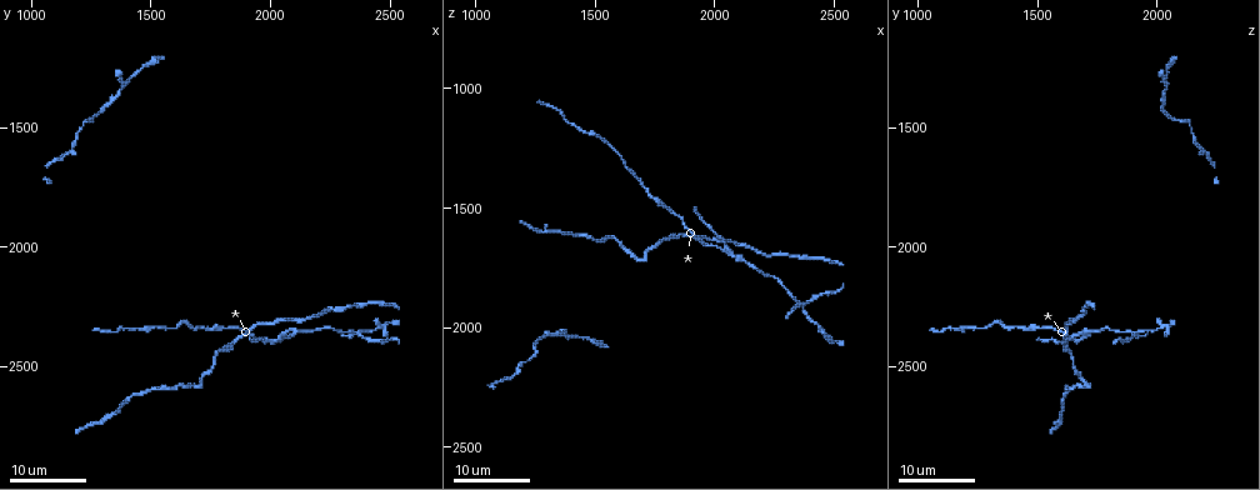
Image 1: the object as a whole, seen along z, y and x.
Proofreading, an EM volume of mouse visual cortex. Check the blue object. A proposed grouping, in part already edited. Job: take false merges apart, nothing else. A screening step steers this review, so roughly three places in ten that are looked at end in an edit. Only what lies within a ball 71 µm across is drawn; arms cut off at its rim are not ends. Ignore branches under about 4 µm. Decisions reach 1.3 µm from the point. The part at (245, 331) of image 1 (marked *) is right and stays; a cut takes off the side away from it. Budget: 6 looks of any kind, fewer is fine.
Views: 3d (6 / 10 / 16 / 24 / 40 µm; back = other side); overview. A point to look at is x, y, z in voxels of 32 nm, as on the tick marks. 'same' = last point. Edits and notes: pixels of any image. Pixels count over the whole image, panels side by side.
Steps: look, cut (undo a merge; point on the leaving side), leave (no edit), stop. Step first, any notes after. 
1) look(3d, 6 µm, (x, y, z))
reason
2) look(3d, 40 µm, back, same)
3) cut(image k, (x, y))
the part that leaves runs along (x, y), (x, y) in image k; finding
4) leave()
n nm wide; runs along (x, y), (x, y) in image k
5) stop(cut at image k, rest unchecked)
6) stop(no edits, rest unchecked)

look(3d, 16 µm, (1690, 2580, 1710))
sharp bend

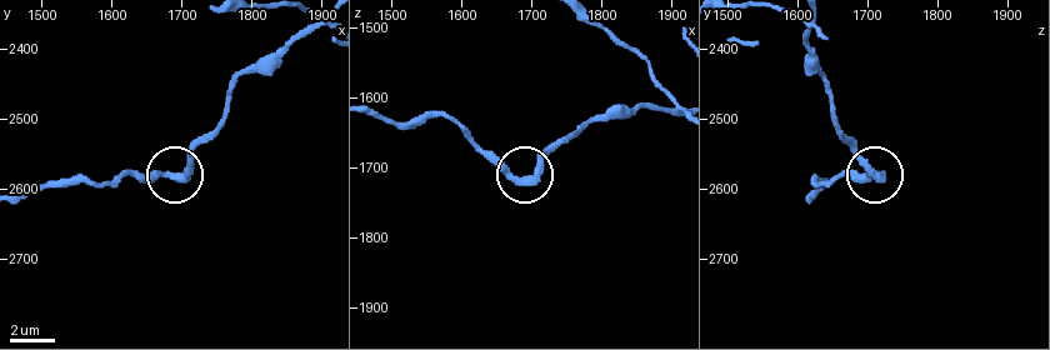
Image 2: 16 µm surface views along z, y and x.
look(3d, 6 µm, (1700, 2580, 1715))

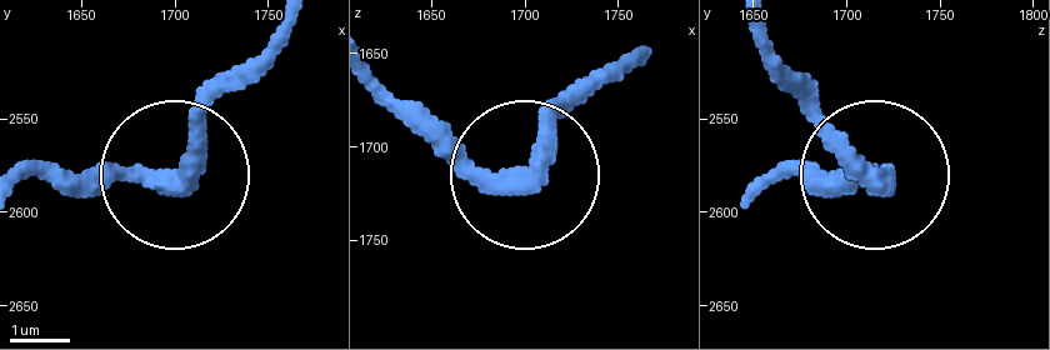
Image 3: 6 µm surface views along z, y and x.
leave()
runs along (290, 25), (171, 170), (56, 175) in image 3; one cell here

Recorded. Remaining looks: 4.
look(3d, 16 µm, (2380, 2360, 1900))
four arms meet

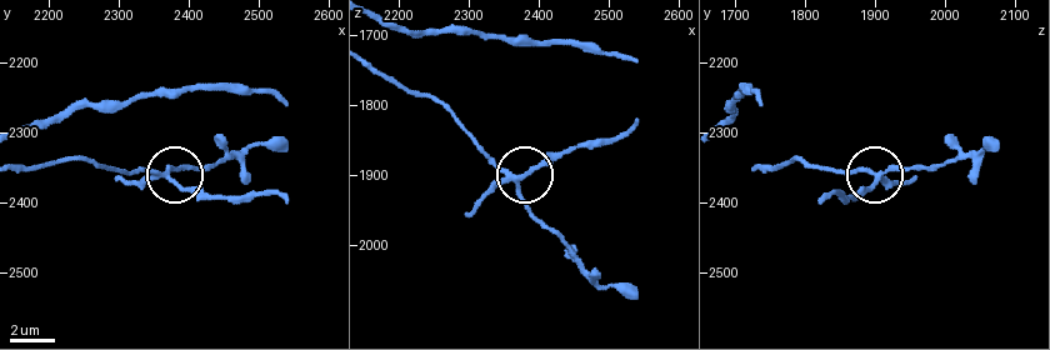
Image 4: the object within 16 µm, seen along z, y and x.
look(3d, 10 µm, (2370, 2360, 1910))

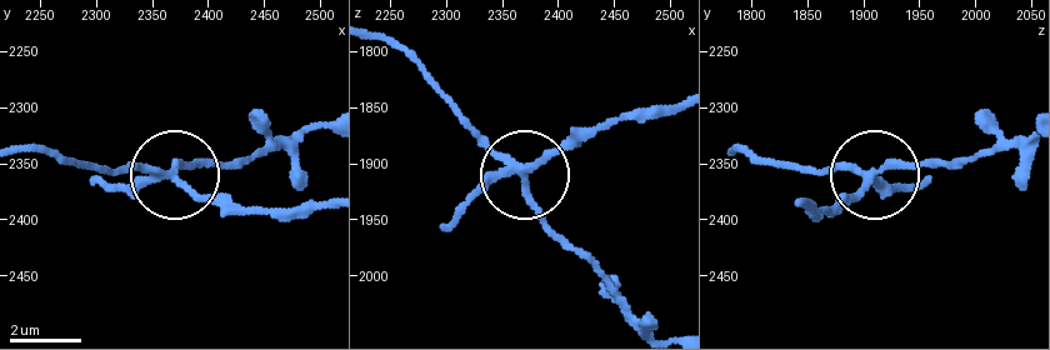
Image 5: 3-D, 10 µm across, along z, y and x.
look(3d, 10 µm, back, (2368, 2358, 1910))

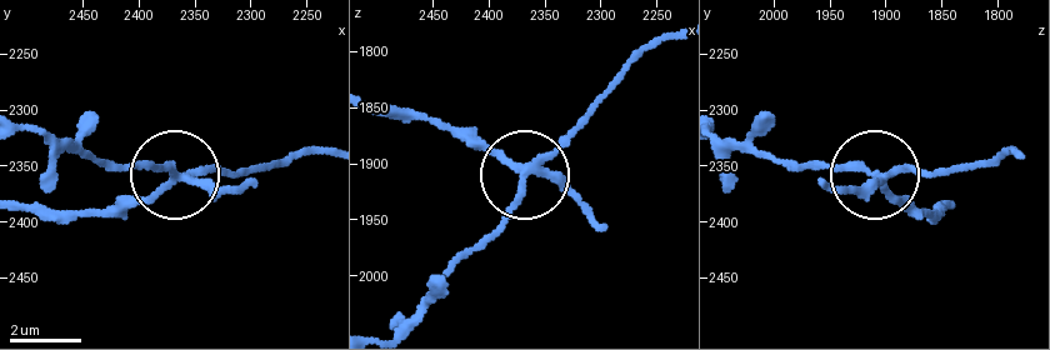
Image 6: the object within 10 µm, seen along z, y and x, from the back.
cut(image 6, (229, 193))
210 nm wide; the part that leaves runs along (178, 181), (119, 208), (20, 208) in image 6; a second cell is stuck on

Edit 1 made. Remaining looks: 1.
stop(cut at image 6, rest unchecked)

